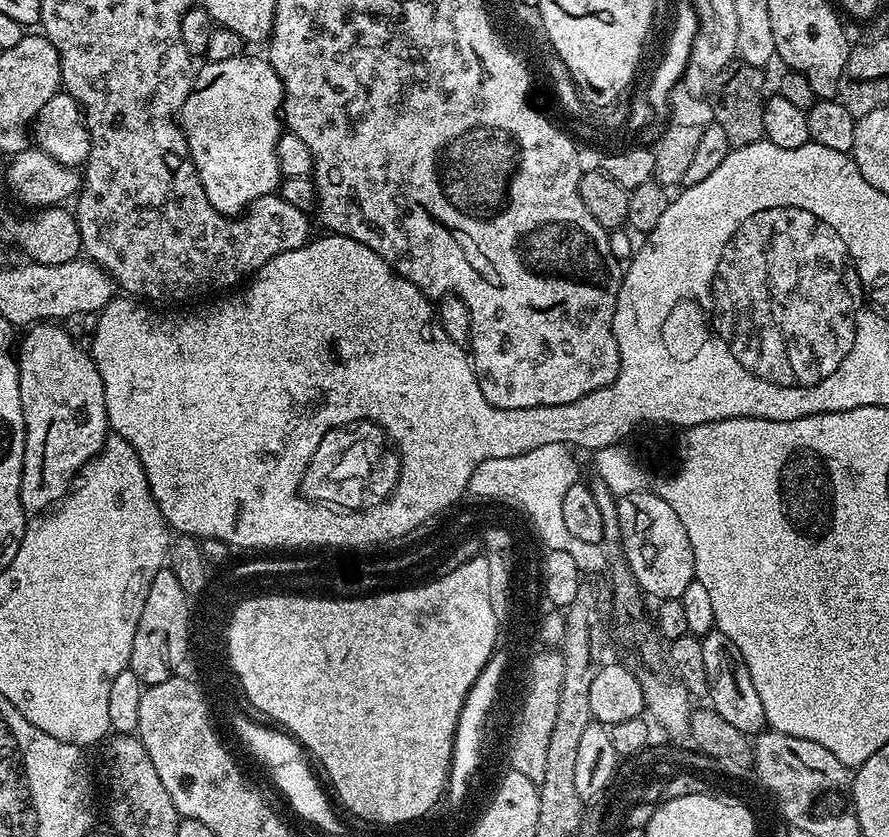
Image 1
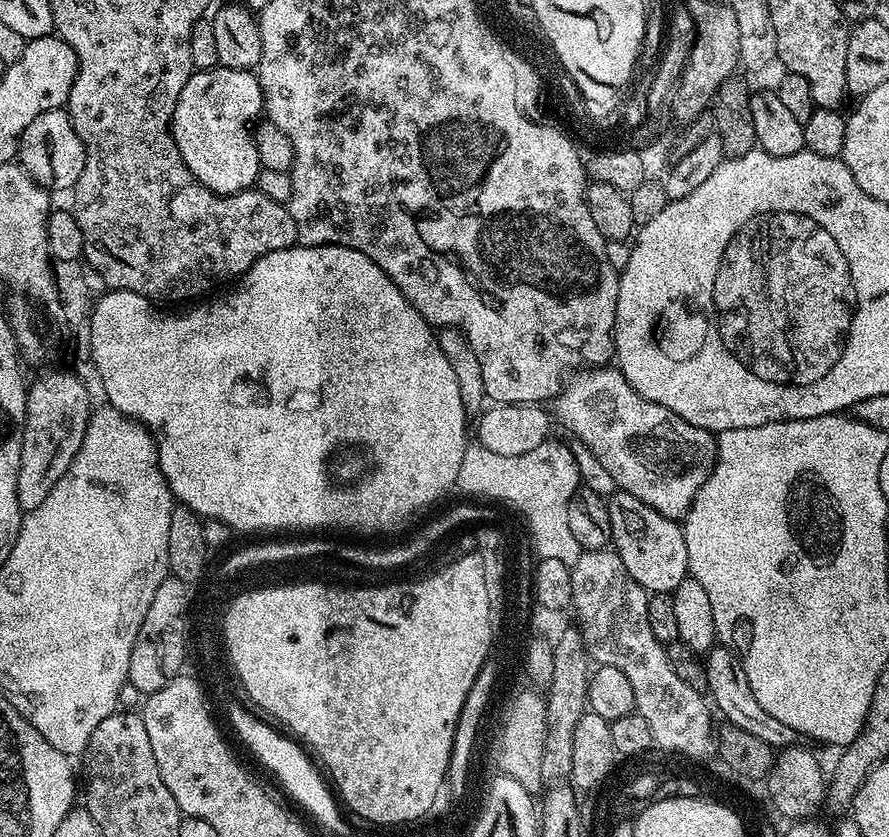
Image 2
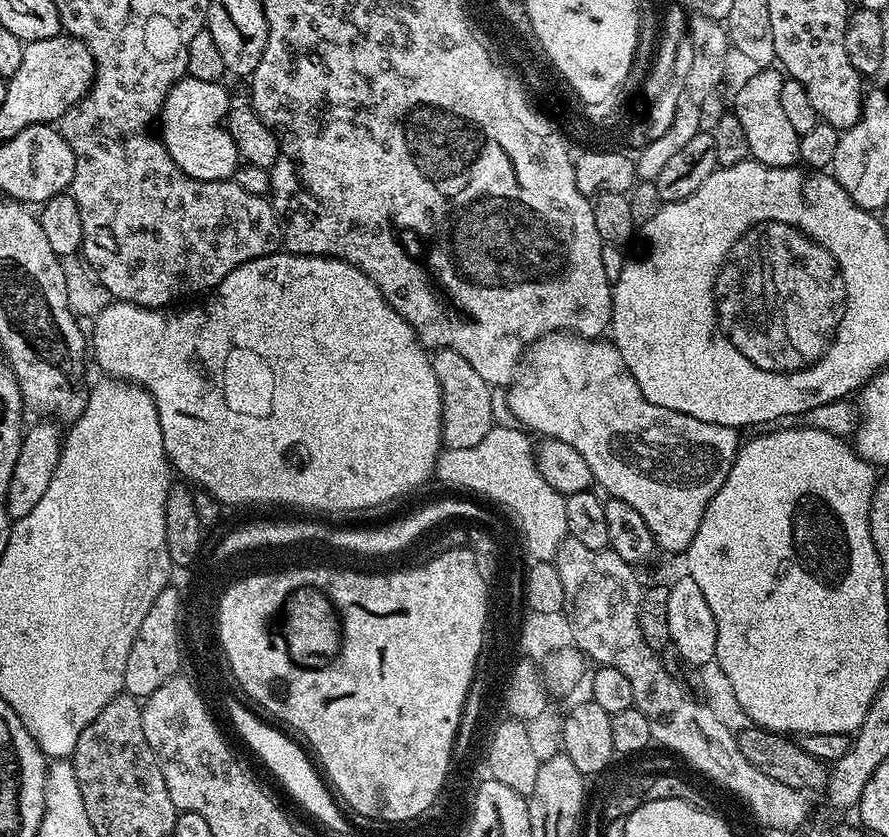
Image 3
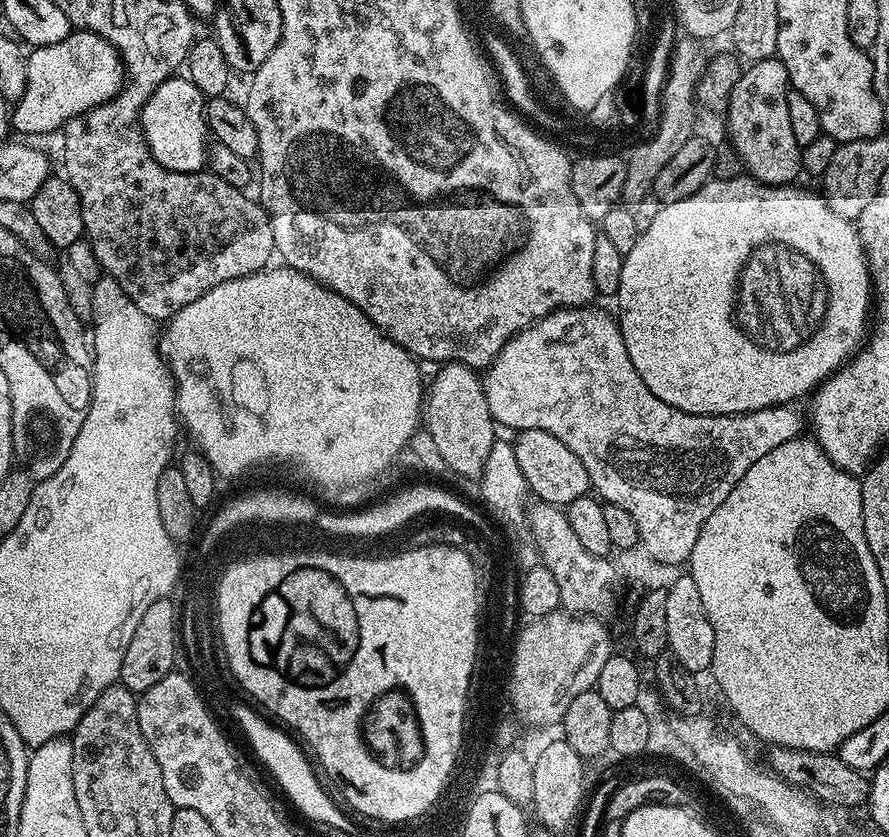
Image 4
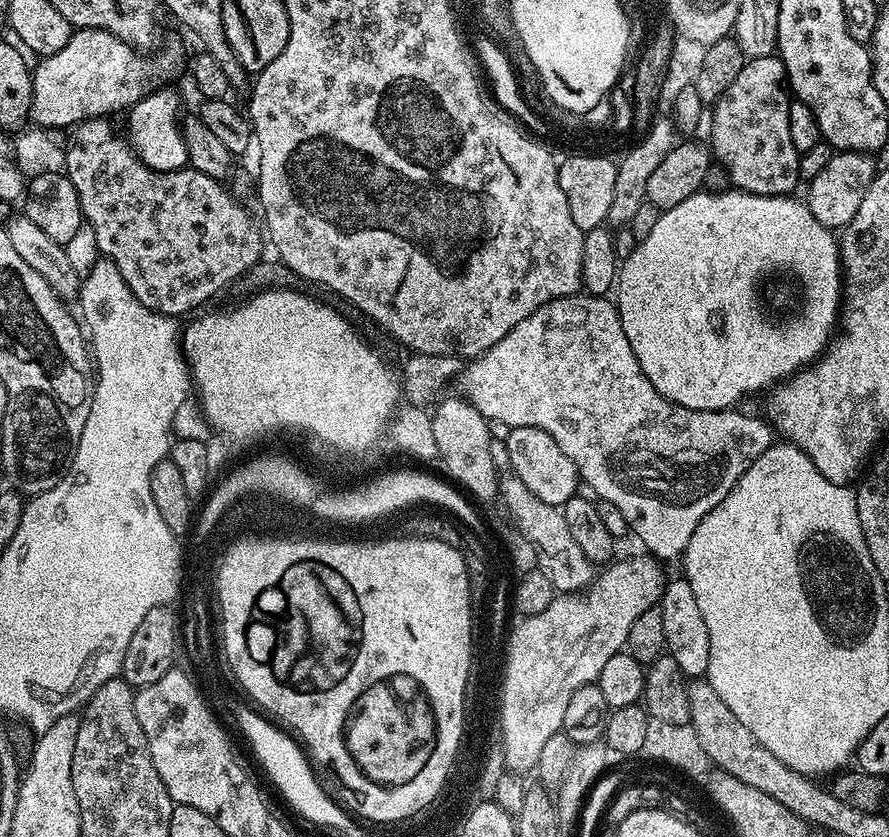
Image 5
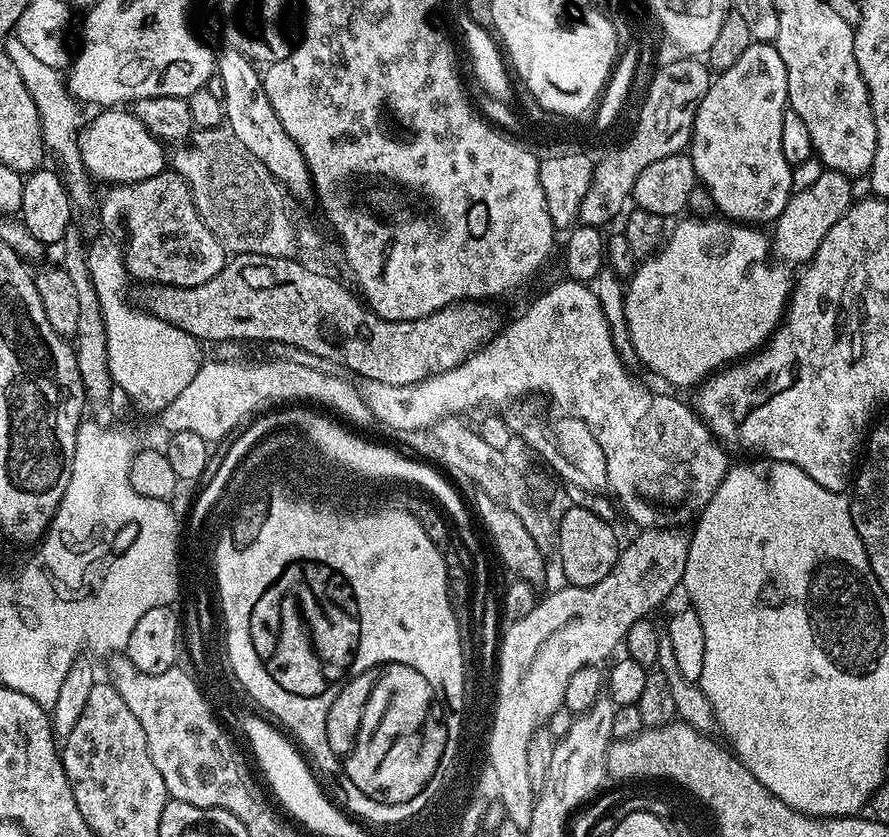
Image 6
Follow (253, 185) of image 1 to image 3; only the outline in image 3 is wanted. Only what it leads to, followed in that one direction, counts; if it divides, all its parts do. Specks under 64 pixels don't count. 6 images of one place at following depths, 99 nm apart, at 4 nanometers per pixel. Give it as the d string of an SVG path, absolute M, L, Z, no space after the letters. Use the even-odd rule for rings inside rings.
M185 75L166 94L166 102L160 111L158 135L166 146L170 158L178 162L178 166L190 178L195 180L230 180L236 175L236 169L242 161L240 151L234 146L234 138L230 138L226 127L230 102L225 85L220 82L202 82L199 78Z

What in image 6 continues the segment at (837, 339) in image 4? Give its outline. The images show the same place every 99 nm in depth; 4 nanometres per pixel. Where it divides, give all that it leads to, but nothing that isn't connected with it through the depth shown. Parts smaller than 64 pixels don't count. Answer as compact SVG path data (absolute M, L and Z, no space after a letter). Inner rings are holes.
M687 218L681 219L676 229L671 229L670 235L665 239L662 247L655 254L649 255L648 260L641 268L637 267L633 271L626 284L624 293L625 316L629 324L630 342L633 343L634 350L637 351L639 363L656 376L661 376L668 384L673 384L676 388L695 389L704 383L709 376L749 357L753 352L765 347L776 329L780 327L781 320L786 315L788 301L794 289L794 276L792 276L783 263L768 261L770 256L770 240L767 235L763 236L761 229L756 226L749 226L739 222L733 222L727 218Z

